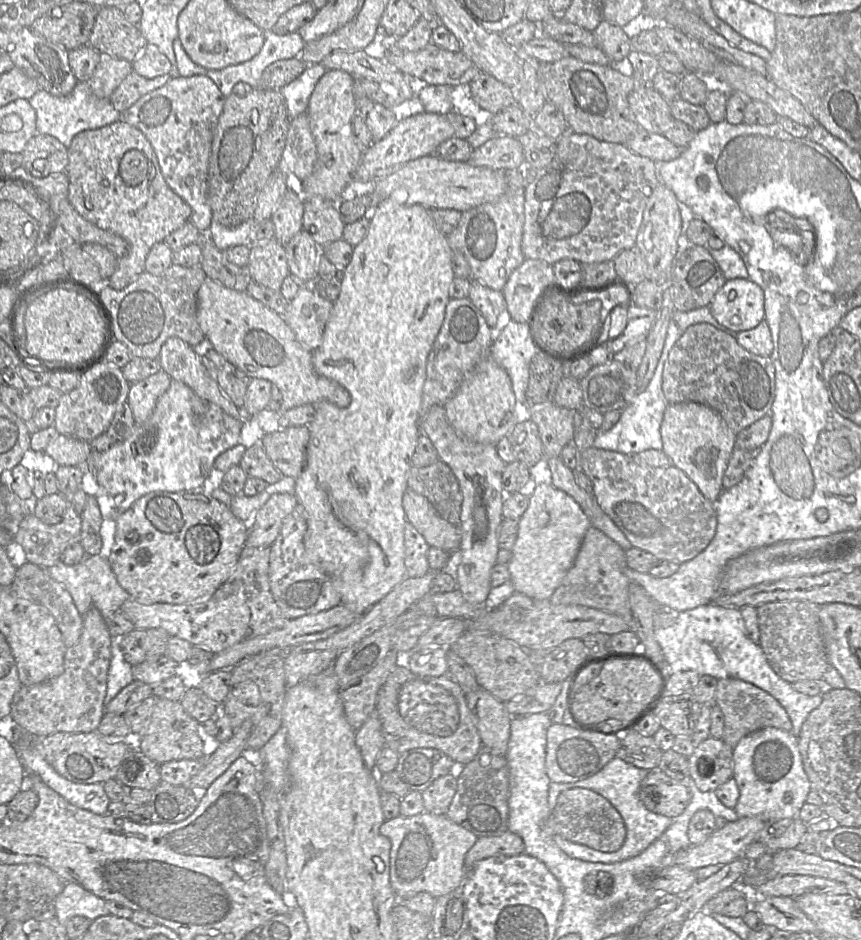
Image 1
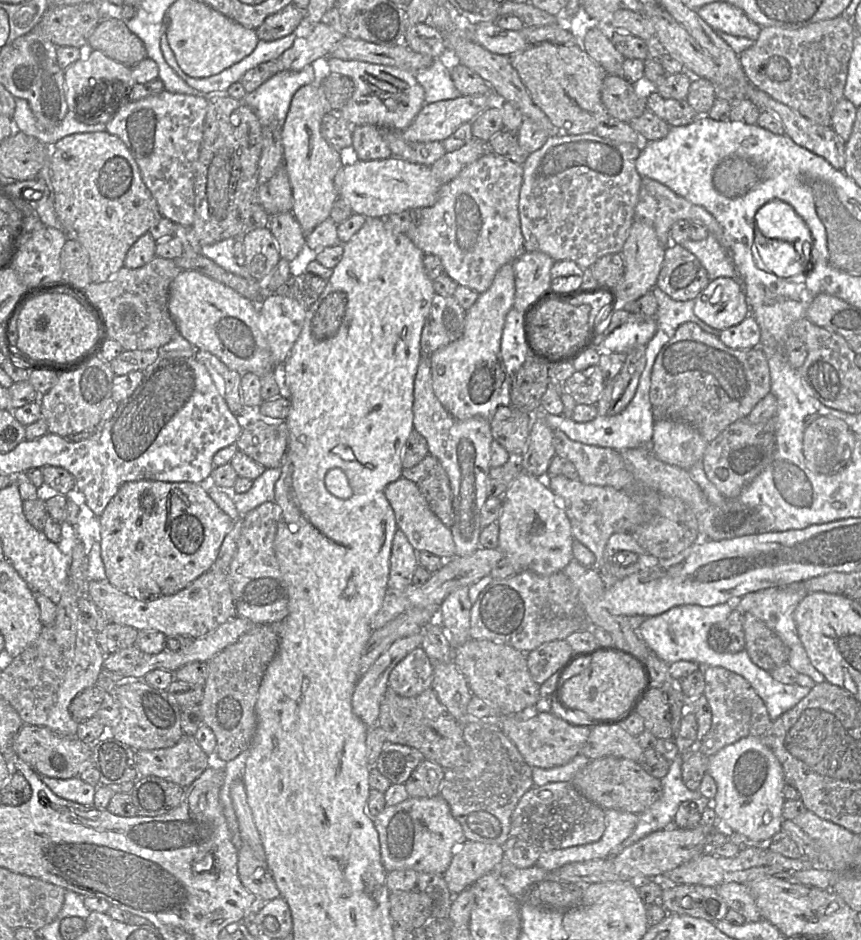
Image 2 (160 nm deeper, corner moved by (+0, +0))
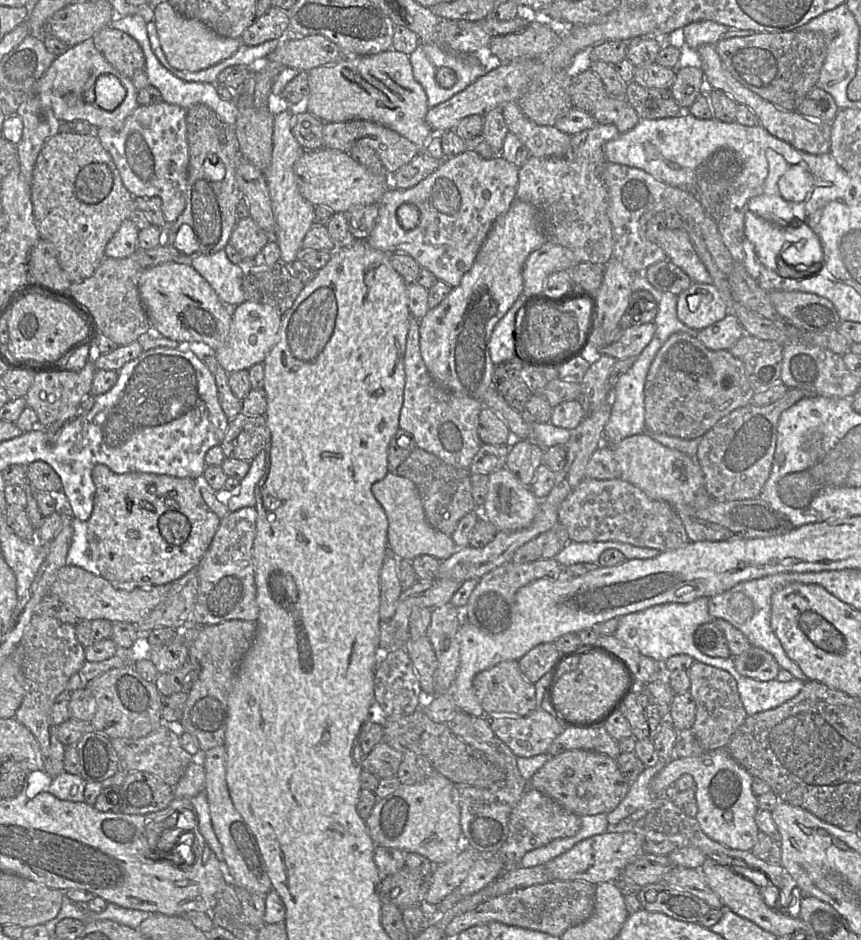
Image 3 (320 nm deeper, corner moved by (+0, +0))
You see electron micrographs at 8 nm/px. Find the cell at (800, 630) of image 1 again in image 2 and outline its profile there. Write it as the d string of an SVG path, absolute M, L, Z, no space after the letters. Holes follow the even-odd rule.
M744 613L745 651L752 662L771 672L788 662L789 649L766 624L750 613Z

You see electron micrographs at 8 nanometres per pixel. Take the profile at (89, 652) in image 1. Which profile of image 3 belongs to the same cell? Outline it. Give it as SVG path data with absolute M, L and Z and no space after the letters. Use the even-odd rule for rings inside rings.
M34 615L18 645L19 666L25 681L23 701L14 718L37 740L44 762L44 772L51 778L64 772L65 746L57 739L50 712L56 698L64 691L73 674L85 663L84 646L78 641L74 625L43 615Z

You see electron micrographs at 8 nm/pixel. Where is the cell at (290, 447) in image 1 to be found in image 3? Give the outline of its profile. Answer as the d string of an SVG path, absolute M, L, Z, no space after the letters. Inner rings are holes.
M240 412L229 420L220 446L226 458L251 461L269 441L270 430L265 416Z

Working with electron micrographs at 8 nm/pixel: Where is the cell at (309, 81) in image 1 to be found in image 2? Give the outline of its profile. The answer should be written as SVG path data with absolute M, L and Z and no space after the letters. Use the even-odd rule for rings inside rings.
M311 65L300 71L280 71L256 90L247 93L242 100L255 112L261 126L269 126L282 131L294 94L303 86L316 82L317 76Z

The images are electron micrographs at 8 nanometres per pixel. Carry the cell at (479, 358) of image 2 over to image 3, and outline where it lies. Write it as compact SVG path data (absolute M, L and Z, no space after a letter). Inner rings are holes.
M516 198L509 210L494 222L483 242L471 269L462 277L458 286L434 308L430 308L419 320L420 351L433 379L443 388L476 400L493 386L493 363L489 341L497 322L507 313L523 292L523 266L527 257L540 248L546 237L539 224L539 215L534 206Z

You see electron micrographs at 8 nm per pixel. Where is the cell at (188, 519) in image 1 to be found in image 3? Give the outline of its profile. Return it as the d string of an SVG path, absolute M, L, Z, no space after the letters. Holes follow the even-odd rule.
M104 464L92 470L96 487L93 510L86 521L92 568L111 583L126 583L123 590L160 586L176 580L198 565L218 529L220 518L205 503L200 487L190 477L130 472L117 474Z

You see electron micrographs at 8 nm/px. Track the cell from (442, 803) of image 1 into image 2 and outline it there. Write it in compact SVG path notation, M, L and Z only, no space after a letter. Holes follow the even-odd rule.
M424 759L405 782L410 797L431 798L439 795L439 787L444 779L445 769L428 759Z

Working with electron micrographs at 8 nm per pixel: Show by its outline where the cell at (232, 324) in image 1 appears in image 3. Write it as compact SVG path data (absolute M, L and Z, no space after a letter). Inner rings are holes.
M170 261L146 268L140 274L138 289L153 331L178 342L202 342L214 351L225 344L232 321L232 308L220 300L211 285L191 265Z

